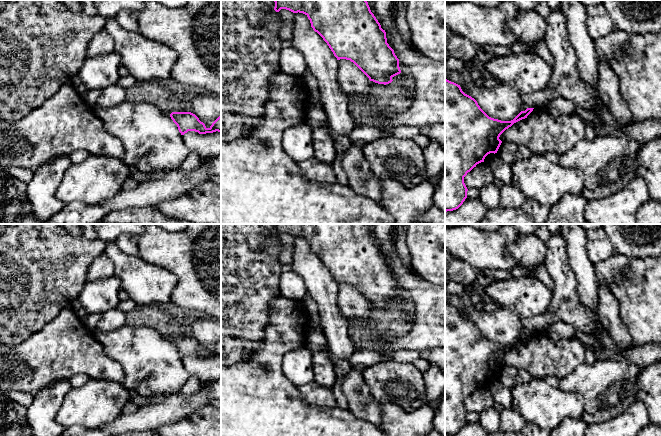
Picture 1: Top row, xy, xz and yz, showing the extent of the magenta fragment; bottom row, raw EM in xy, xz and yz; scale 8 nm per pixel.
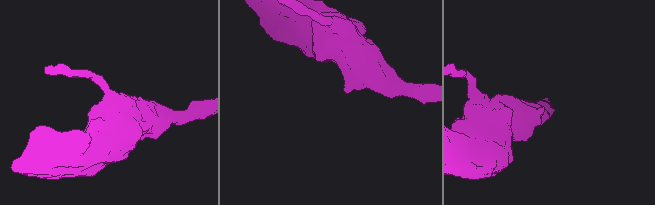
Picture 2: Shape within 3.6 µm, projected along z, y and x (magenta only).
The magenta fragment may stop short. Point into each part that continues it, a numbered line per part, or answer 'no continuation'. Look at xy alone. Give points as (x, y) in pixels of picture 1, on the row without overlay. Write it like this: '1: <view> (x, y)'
no continuation

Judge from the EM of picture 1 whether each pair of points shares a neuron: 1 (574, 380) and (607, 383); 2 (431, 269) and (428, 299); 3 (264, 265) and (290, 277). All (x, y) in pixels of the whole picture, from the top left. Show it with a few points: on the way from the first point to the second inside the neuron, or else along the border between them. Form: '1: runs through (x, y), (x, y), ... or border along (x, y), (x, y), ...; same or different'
1: runs through (582, 380), (599, 383); same
2: border along (412, 268), (434, 284); different
3: border along (282, 272), (280, 275), (279, 295); different

